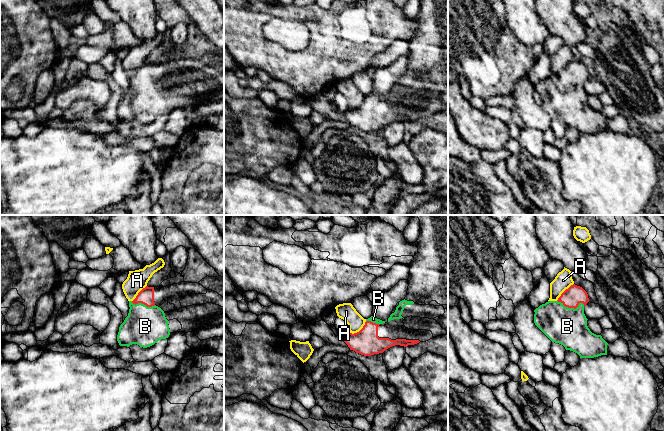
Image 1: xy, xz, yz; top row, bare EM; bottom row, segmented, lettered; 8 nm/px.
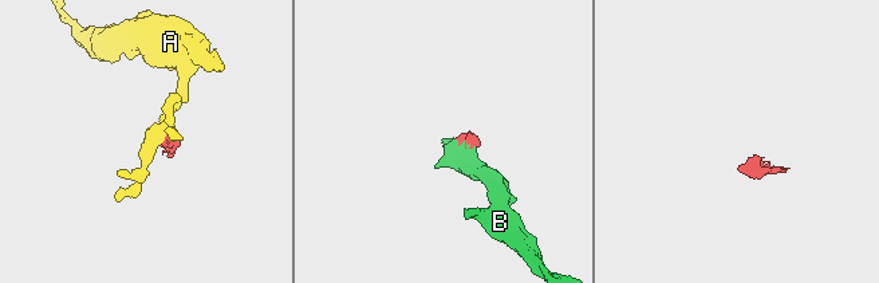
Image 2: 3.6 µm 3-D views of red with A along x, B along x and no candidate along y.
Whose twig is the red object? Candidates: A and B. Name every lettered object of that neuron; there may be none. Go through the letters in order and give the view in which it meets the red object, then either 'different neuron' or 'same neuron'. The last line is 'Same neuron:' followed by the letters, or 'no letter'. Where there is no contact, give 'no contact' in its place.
A: xz | different neuron
B: yz | same neuron
Same neuron: B

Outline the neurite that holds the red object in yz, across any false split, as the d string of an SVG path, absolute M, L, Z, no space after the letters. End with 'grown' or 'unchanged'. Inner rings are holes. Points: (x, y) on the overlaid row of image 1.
M573 284L561 294L557 301L548 301L536 308L534 310L534 323L552 342L563 345L566 350L577 353L580 358L594 358L607 355L608 343L601 335L592 333L587 326L588 319L584 314L584 306L588 302L589 298L587 292L582 287Z | grown

